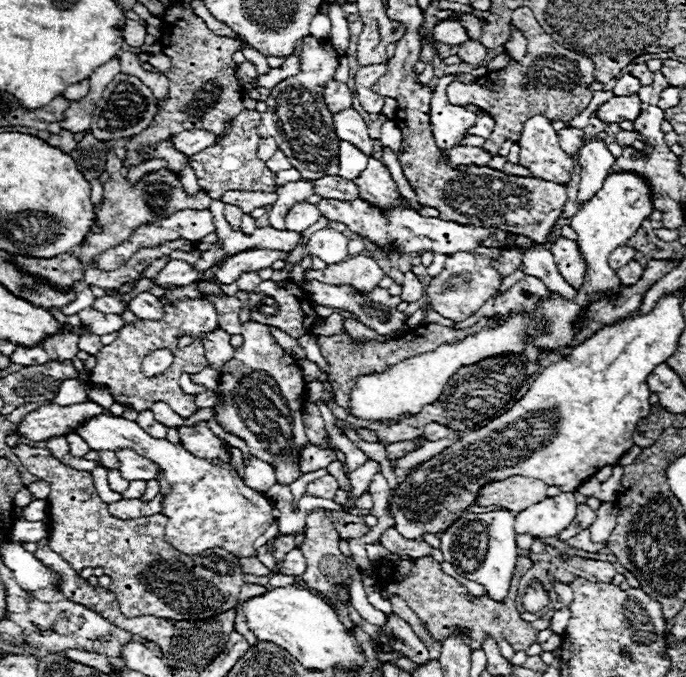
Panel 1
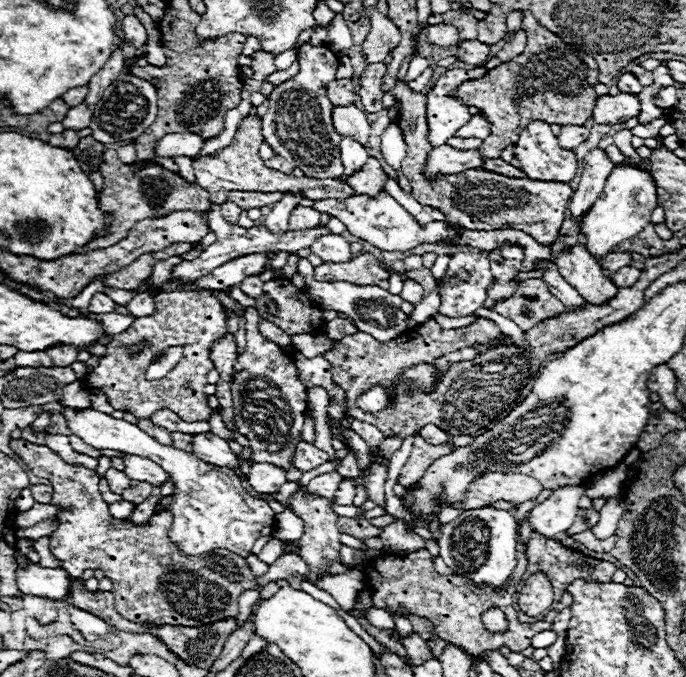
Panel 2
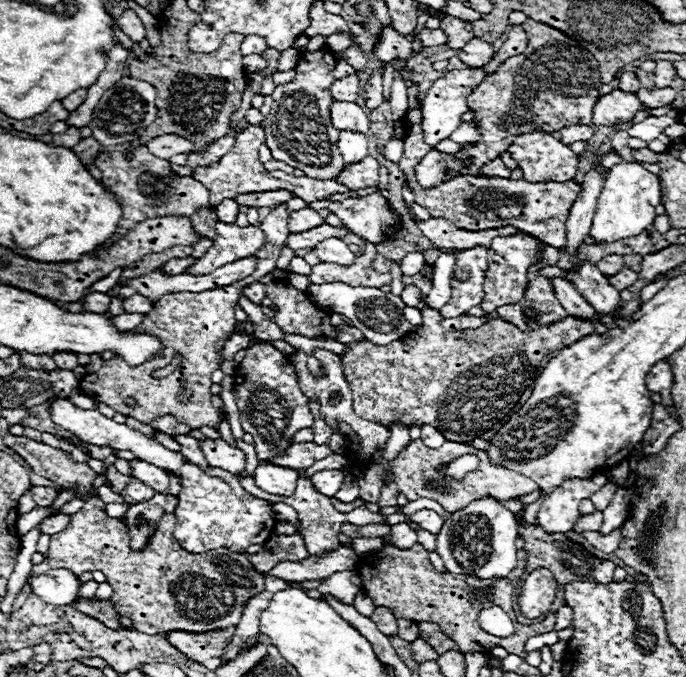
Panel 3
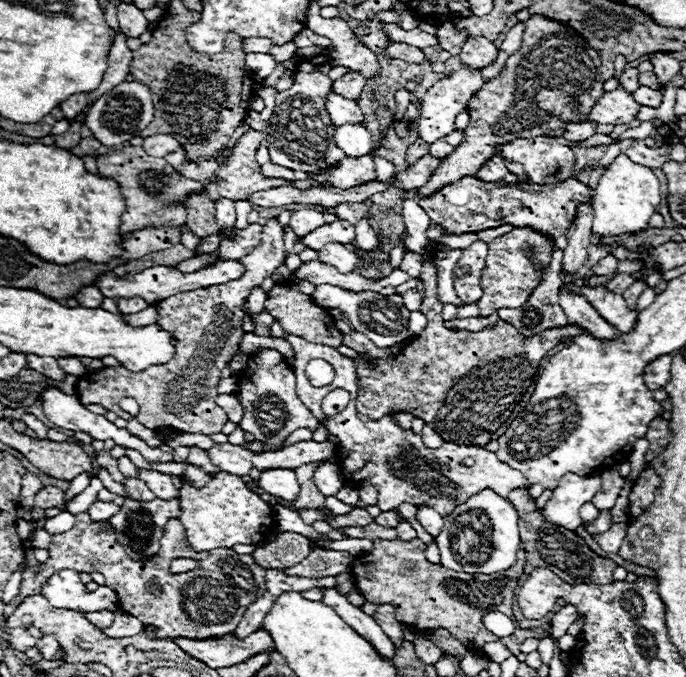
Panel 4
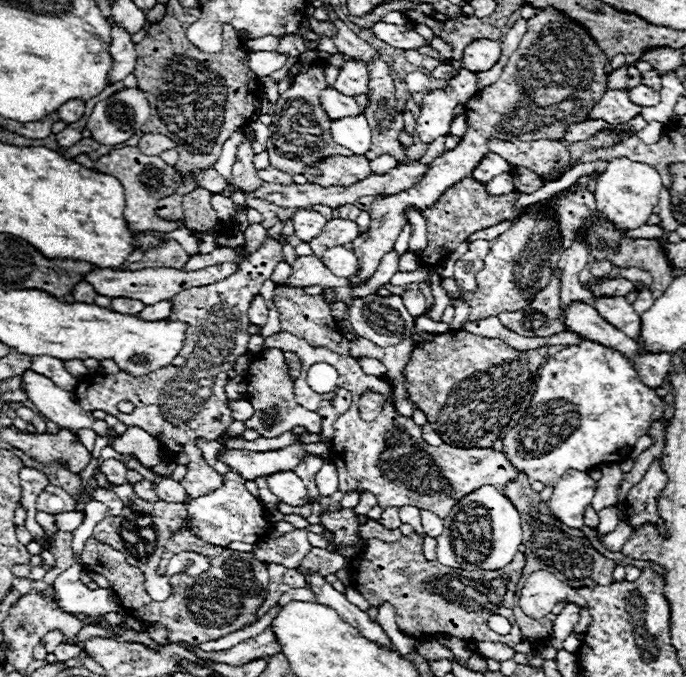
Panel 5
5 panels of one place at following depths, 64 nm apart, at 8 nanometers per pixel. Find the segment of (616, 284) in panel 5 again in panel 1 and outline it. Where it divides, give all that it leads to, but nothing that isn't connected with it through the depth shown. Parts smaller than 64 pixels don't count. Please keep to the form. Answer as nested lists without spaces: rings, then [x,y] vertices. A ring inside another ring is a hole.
[[[632,260],[630,264],[626,264],[626,266],[618,268],[616,272],[618,272],[618,278],[622,280],[622,284],[632,286],[632,284],[636,284],[636,282],[642,278],[642,274],[644,274],[644,266],[642,266],[640,262]]]

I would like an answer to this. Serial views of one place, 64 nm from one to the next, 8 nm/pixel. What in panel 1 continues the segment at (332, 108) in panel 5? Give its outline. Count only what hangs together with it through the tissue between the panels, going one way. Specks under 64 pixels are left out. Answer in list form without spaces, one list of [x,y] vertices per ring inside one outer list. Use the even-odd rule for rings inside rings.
[[[348,108],[346,112],[338,112],[334,116],[334,132],[340,140],[354,144],[366,156],[372,156],[372,138],[368,136],[368,128],[362,116],[354,108]]]

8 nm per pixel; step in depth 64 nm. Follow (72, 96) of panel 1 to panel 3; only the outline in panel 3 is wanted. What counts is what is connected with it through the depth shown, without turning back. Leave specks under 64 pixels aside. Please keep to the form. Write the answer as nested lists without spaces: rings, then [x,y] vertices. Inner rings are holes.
[[[80,88],[80,90],[72,92],[72,94],[68,94],[66,98],[62,98],[62,106],[64,106],[68,112],[72,112],[74,108],[78,108],[78,106],[84,102],[84,98],[86,98],[86,88]]]

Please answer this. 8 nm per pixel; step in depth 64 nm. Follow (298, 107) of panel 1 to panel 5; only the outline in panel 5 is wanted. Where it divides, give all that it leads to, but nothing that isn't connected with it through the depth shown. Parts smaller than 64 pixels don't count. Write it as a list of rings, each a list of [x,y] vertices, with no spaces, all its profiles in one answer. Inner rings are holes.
[[[316,60],[306,72],[294,78],[292,86],[286,92],[282,92],[274,104],[270,138],[266,142],[266,150],[270,156],[270,164],[292,176],[300,174],[308,164],[320,162],[328,156],[336,156],[336,154],[346,156],[346,148],[334,144],[330,136],[330,118],[324,112],[322,102],[320,102],[320,92],[328,88],[324,68],[326,64]]]

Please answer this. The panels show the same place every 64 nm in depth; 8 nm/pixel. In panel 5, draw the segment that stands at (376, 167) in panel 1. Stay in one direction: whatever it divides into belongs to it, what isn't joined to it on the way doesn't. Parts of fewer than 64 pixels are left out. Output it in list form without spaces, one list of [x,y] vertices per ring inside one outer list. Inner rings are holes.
[[[330,156],[318,164],[306,168],[310,172],[308,182],[320,186],[350,186],[372,174],[370,160],[362,156]]]

